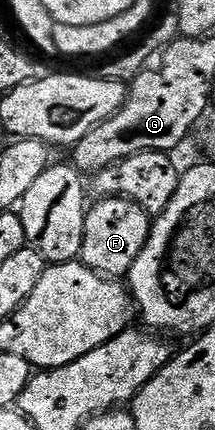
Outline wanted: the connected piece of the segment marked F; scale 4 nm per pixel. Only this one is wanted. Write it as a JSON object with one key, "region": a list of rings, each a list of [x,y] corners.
{"region":[[[102,197],[86,212],[84,241],[80,262],[98,275],[107,277],[129,276],[136,257],[144,249],[150,236],[152,217],[138,203],[121,197]]]}

